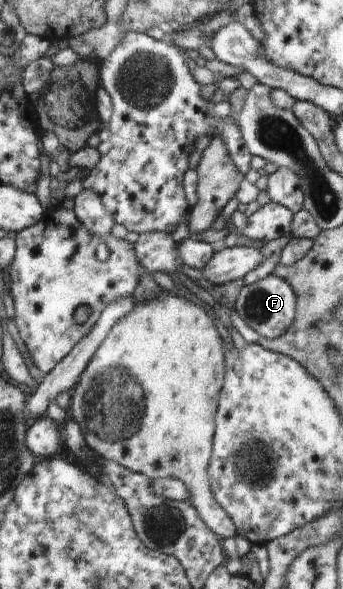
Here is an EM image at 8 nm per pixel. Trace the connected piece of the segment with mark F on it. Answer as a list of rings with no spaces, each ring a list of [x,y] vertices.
[[[273,273],[257,282],[244,285],[239,291],[236,305],[233,307],[239,317],[255,329],[260,336],[273,339],[283,335],[283,332],[293,323],[296,314],[296,295],[293,288]]]

